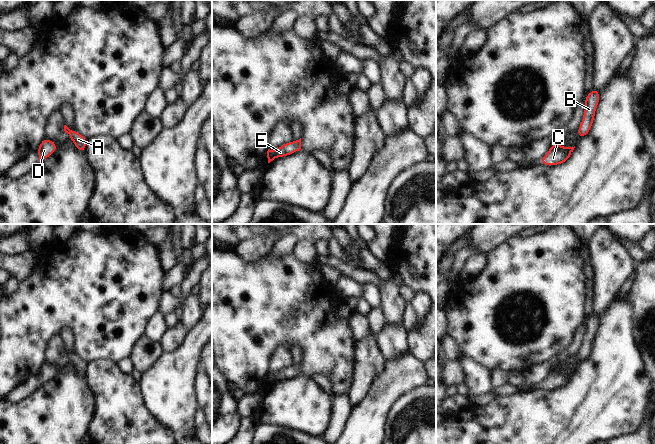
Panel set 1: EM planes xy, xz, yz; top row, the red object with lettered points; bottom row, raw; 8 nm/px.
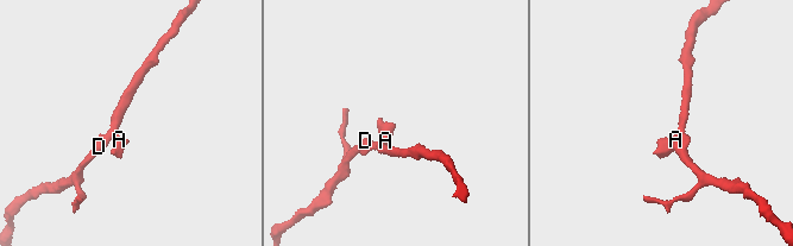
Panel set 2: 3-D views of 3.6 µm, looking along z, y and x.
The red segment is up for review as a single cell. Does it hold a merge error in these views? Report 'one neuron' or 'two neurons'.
one neuron

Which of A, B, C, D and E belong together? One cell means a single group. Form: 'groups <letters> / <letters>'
groups A B C D E

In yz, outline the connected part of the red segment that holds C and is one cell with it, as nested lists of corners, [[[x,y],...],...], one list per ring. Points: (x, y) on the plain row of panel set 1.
[[[552,368],[549,375],[540,383],[540,388],[555,390],[565,387],[571,380],[574,371],[564,371],[559,368]]]

